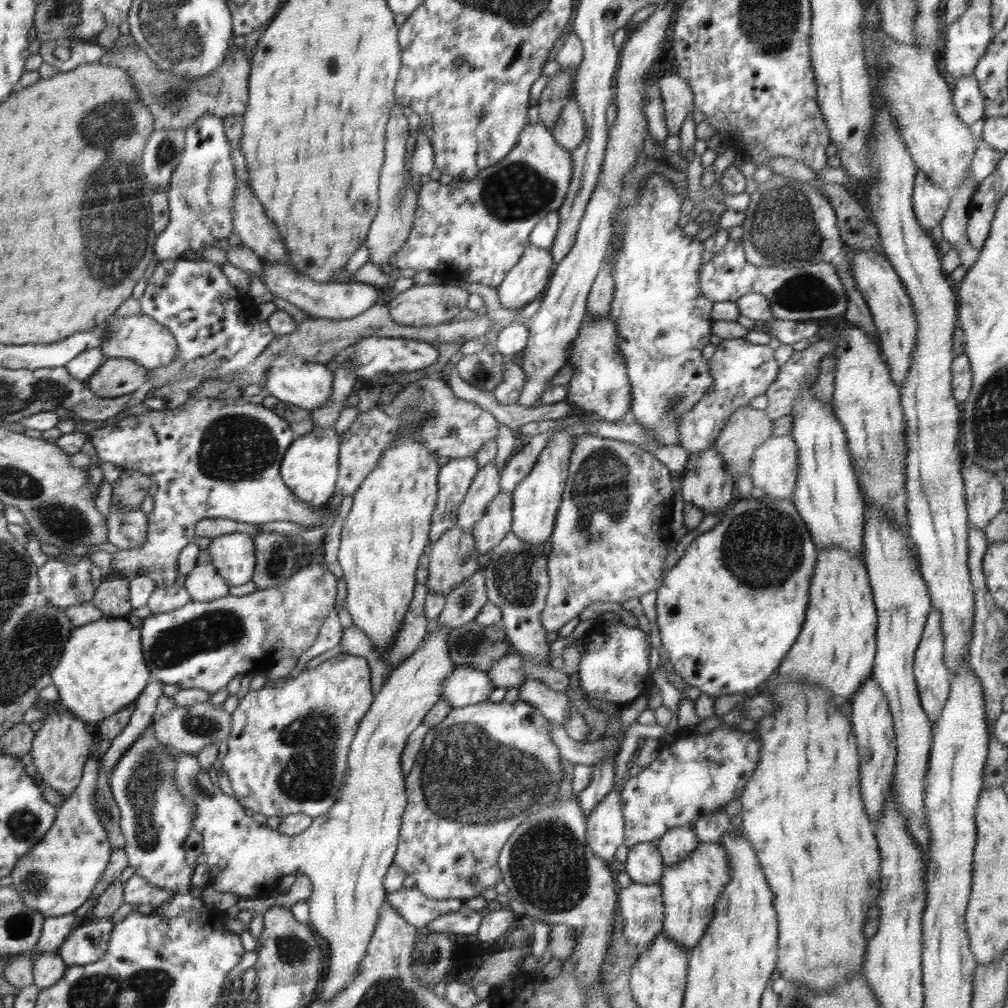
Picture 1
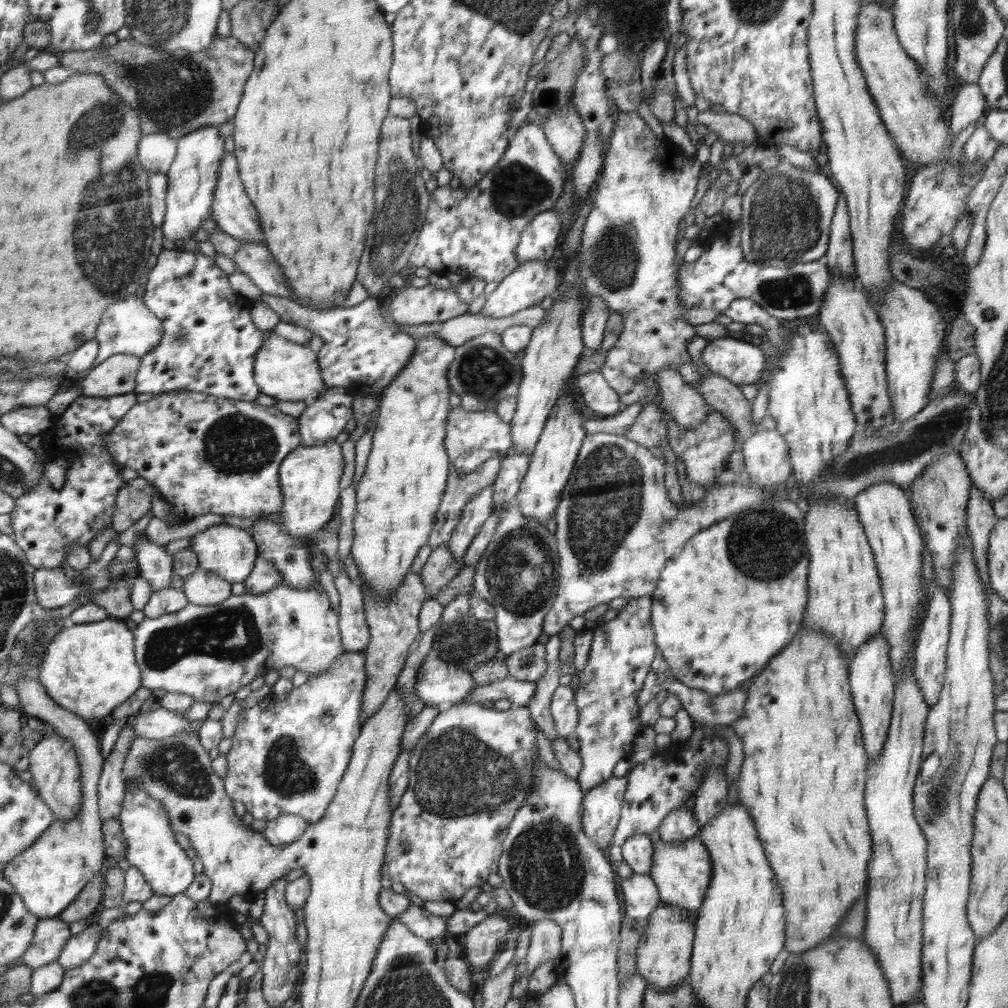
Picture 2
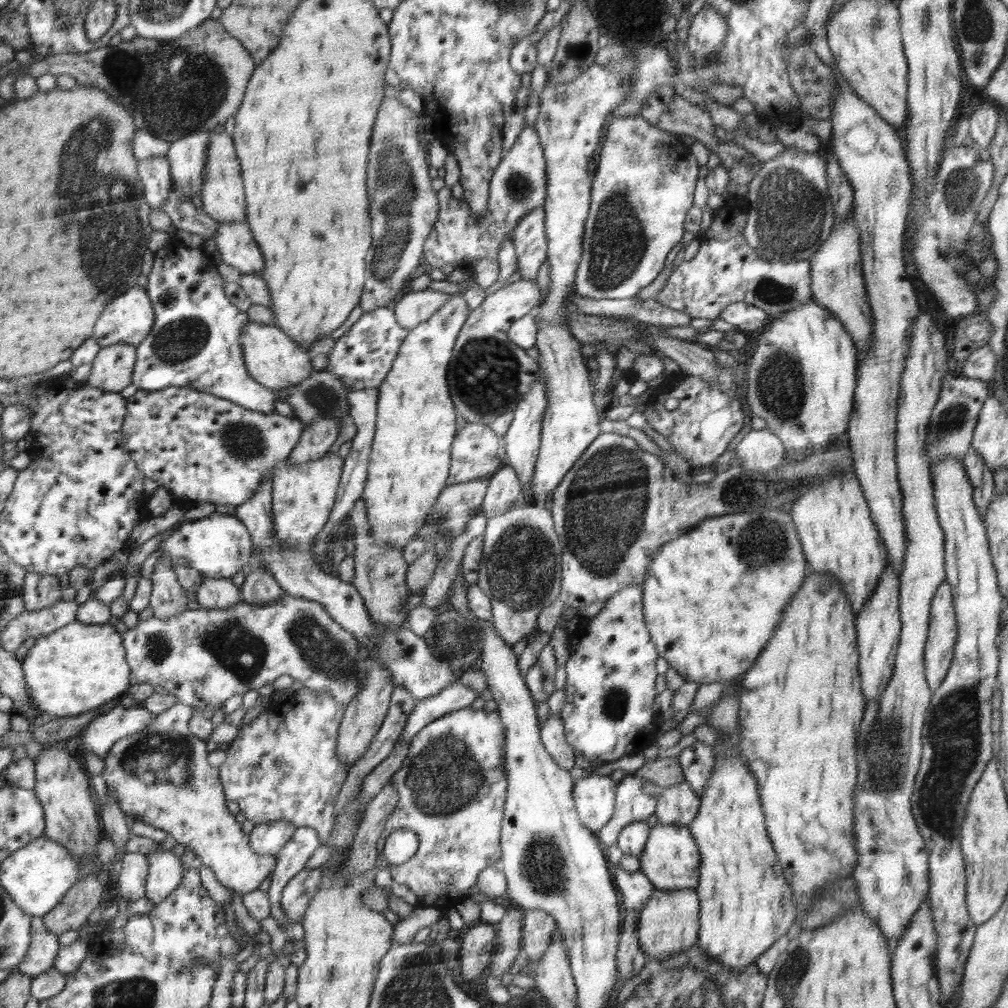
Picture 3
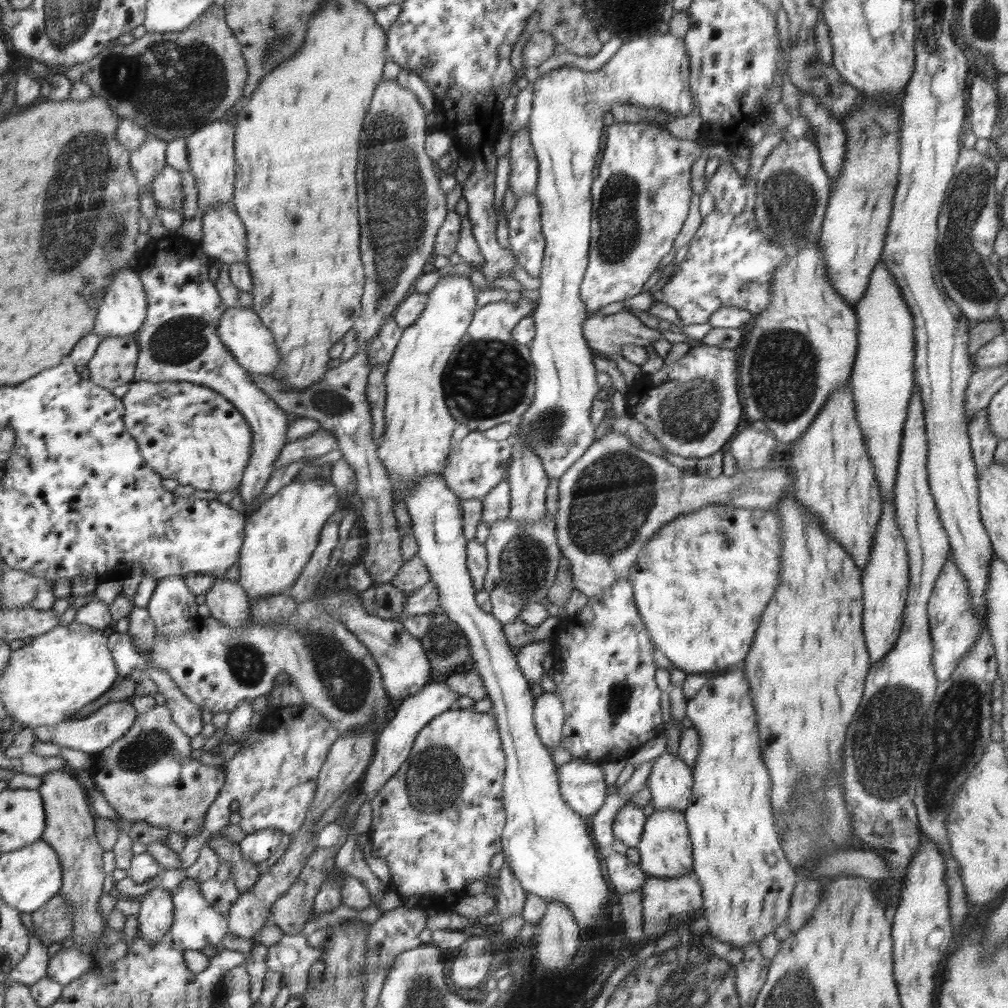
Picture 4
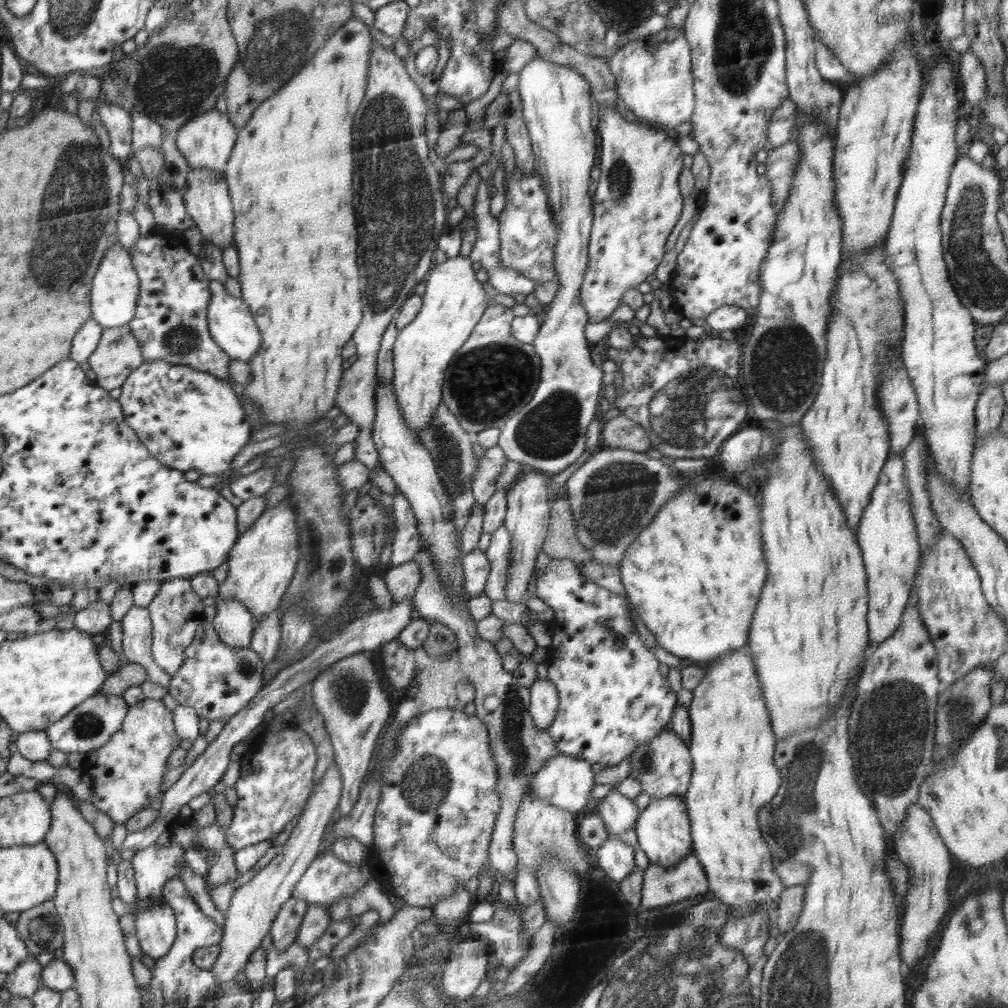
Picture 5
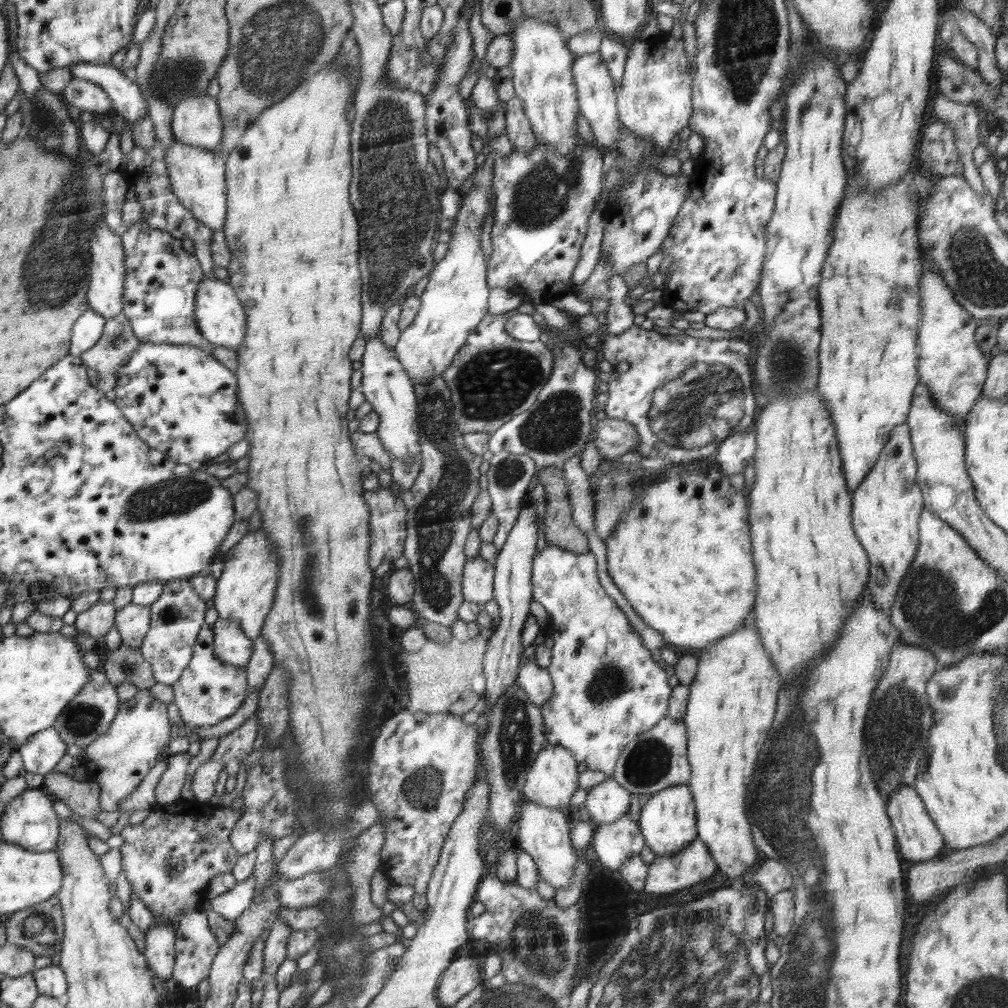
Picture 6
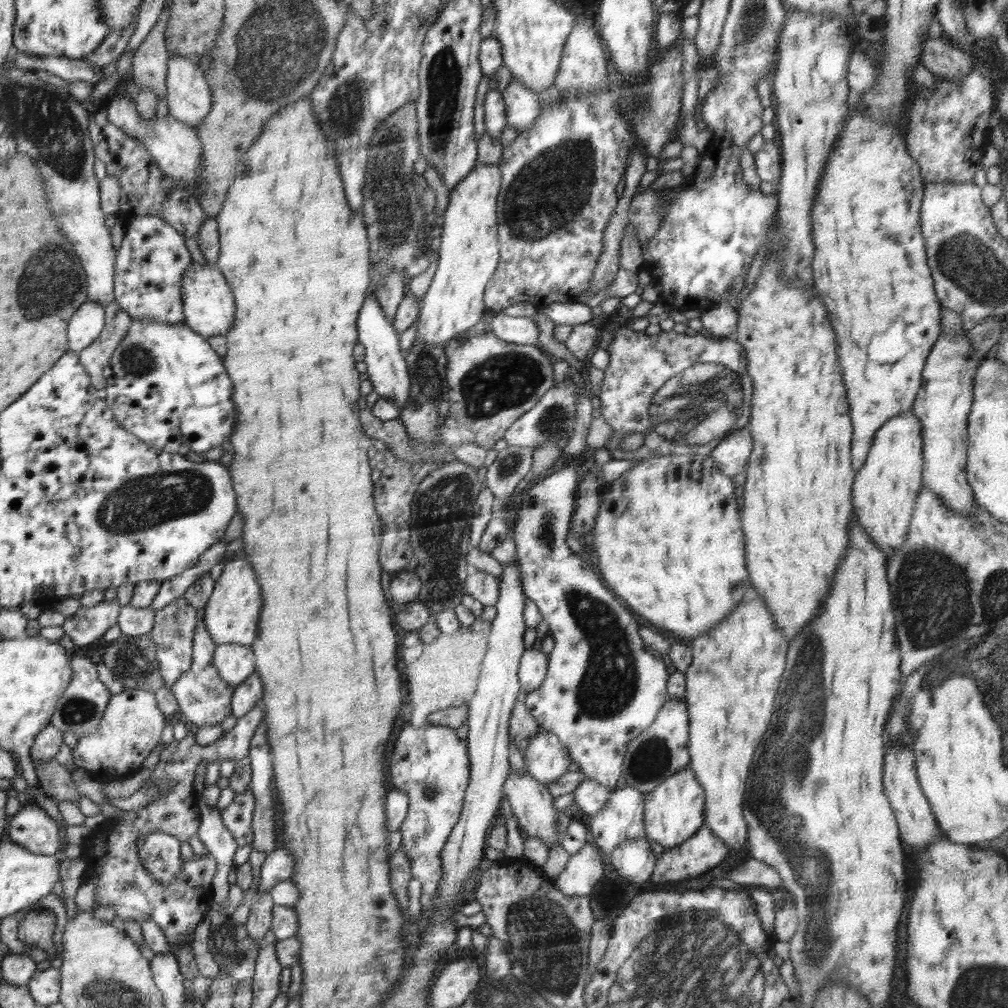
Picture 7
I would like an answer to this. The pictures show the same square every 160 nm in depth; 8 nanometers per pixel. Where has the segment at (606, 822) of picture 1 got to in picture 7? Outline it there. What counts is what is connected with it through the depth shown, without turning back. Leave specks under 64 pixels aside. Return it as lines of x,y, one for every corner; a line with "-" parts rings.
542,729
530,739
523,760
525,770
547,788
568,771
572,762
568,749
556,734

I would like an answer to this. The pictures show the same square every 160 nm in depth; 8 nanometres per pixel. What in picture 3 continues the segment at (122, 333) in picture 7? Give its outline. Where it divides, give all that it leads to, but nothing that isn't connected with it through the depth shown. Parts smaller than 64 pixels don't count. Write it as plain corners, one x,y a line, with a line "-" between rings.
118,343
101,347
100,354
92,362
86,384
107,392
120,393
132,384
136,358
136,345

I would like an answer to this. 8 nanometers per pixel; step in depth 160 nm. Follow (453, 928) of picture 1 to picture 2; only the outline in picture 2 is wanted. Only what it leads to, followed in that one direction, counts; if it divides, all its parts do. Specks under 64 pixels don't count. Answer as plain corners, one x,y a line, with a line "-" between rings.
419,904
409,906
396,919
403,922
416,936
428,940
436,937
447,938
447,917
430,914

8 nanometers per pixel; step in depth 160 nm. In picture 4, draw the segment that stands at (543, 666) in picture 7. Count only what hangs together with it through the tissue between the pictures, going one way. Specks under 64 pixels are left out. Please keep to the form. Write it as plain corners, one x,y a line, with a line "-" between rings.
543,692
535,698
534,724
538,737
549,749
561,746
561,733
565,720
562,701
554,692

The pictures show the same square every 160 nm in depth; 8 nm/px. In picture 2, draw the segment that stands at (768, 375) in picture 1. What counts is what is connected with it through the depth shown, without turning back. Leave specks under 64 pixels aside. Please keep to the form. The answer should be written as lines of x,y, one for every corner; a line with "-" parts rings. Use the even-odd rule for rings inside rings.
733,334
728,337
710,340
702,352
704,363
708,366
714,375
724,376
730,380
736,387
741,385
754,385
766,378
766,357
759,343
756,341
748,342
-
663,368
655,374
654,382
658,384
658,388
661,391
661,403
659,407
661,410
665,410
673,420
676,420
677,425
681,426
681,428
697,428
701,420
707,417
711,406
708,406
708,403
695,386
690,388
683,382
678,370

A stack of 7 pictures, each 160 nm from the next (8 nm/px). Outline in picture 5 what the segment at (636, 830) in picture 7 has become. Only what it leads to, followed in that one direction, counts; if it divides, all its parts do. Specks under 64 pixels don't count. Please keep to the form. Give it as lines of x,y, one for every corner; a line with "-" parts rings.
609,835
606,842
596,851
598,864
614,882
620,883
636,868
634,849
635,847
623,843
618,835

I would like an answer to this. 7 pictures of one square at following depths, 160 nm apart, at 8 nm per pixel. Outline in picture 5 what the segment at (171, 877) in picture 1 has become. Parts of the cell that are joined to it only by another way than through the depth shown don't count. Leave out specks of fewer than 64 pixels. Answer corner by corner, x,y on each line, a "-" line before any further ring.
163,901
156,902
151,907
139,908
135,914
140,948
154,960
166,956
177,938
174,913
170,905

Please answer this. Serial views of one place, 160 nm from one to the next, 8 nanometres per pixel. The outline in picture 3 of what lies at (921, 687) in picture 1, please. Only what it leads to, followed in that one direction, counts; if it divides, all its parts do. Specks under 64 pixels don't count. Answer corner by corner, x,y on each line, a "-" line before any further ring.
944,581
938,587
932,600
929,638
925,642
924,666
930,690
934,692
944,680
952,658
957,639
958,621
952,599
952,589

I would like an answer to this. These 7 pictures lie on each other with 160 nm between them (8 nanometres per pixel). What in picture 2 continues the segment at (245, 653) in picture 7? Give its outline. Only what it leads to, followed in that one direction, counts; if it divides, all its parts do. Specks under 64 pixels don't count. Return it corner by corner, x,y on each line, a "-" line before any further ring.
197,567
184,581
184,595
189,604
210,606
221,604
232,596
231,585
211,571

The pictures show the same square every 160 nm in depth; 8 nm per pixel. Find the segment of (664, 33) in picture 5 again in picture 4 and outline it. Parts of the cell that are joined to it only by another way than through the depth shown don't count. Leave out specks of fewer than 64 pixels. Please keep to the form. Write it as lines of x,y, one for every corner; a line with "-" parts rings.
654,29
648,34
634,37
628,42
623,41
618,51
610,57
610,60
604,64
599,70
584,71
576,67
568,67
564,65
557,69
553,69
548,73
544,73
541,77
538,77
534,83
531,83
533,88
533,102
532,110
529,117
529,124
526,128
529,132
530,142
532,149
538,161
538,181
536,186
536,192
538,202
541,208
541,231
545,239
545,254
542,261
540,277
540,288
539,298
537,299
538,305
533,309
531,315
535,322
535,335
532,342
529,344
529,351
531,352
531,361
535,366
535,395
532,404
526,409
526,412
522,413
519,422
514,424
512,430
512,436
514,441
518,441
521,445
528,445
534,452
541,458
541,463
547,472
549,478
560,478
583,454
586,449
593,443
595,426
591,421
591,408
595,399
595,396
600,390
594,363
592,359
595,355
592,348
589,346
588,340
583,335
583,322
587,319
585,308
586,305
582,302
579,297
579,288
582,284
588,263
589,263
589,249
591,242
591,212
592,212
592,197
591,188
593,186
594,176
592,176
592,170
596,166
596,158
600,154
600,137
602,136
602,128
604,127
603,119
604,115
610,111
610,107
614,103
621,104
632,104
636,106
642,106
648,109
658,109
662,112
668,112
668,114
674,114
678,117
686,117
691,114
694,108
693,94
689,89
689,56
685,41
681,37
676,37
671,33
661,34
659,31

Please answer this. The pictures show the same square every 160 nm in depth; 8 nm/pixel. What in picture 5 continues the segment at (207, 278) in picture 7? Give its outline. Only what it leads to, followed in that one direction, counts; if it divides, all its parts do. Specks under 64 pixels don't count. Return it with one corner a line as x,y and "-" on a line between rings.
211,280
210,288
212,289
212,298
208,310
209,332
213,339
229,353
232,360
248,363
261,350
262,344
261,331
257,327
249,304
246,304
246,301
243,301
241,297
230,293
218,280

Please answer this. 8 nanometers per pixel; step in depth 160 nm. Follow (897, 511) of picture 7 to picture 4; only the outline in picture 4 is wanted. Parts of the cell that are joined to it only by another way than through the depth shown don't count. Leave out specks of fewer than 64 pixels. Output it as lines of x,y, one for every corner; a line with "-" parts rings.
883,500
877,532
873,538
868,564
861,576
863,589
862,625
870,663
875,664
894,649
900,636
908,598
909,556
895,519
894,500

